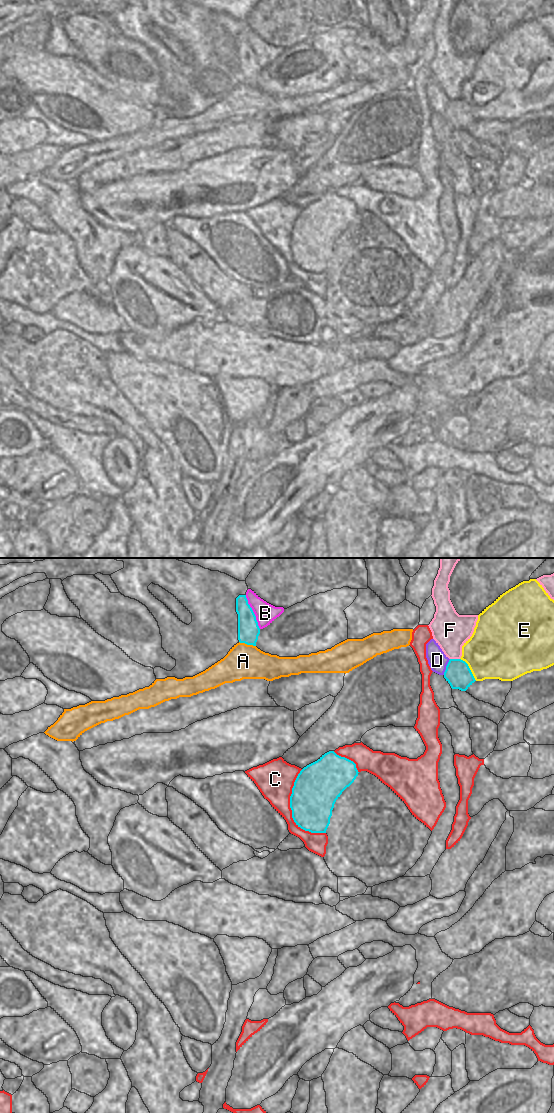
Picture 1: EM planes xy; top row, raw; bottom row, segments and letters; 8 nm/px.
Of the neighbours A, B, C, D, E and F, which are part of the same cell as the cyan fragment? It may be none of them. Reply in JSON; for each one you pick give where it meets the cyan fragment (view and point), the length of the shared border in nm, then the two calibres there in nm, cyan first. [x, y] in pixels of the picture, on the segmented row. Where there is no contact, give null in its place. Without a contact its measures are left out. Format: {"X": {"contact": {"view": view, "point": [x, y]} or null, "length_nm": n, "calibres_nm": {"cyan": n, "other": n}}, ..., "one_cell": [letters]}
{"A": {"contact": {"view": "xy", "point": [247, 644]}, "length_nm": 140, "calibres_nm": {"cyan": 180, "other": 280}}, "one_cell": ["A"]}

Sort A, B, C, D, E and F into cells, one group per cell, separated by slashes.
A / B / C / D / E / F

